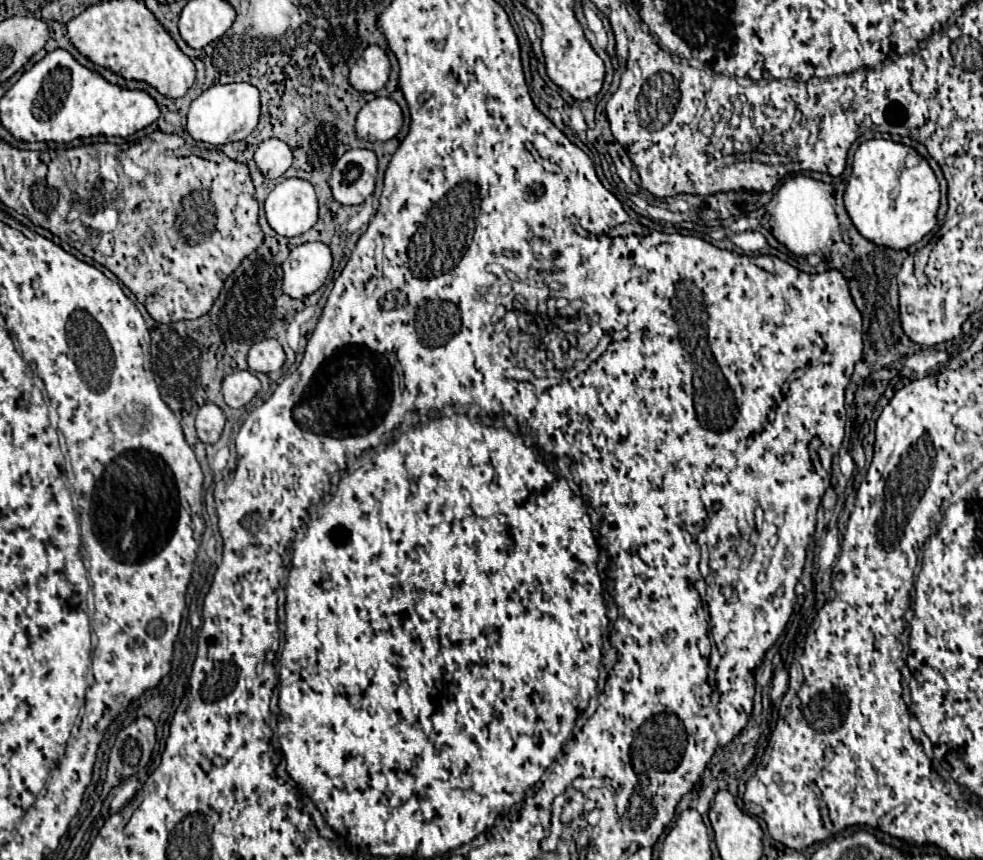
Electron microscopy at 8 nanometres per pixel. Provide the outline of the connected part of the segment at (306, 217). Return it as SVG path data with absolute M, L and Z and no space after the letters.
M304 179L278 183L264 203L270 227L282 237L298 237L318 221L318 201L314 187Z

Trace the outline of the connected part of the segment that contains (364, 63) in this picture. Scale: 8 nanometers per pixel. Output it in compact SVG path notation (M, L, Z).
M370 45L358 59L358 63L354 63L354 67L350 69L348 81L356 91L376 93L388 81L388 73L390 73L390 61L386 53L378 45Z

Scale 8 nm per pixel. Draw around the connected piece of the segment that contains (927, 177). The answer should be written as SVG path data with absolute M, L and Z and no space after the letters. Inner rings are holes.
M886 139L864 141L852 161L844 207L862 237L890 249L908 249L936 225L940 185L934 171L912 147Z

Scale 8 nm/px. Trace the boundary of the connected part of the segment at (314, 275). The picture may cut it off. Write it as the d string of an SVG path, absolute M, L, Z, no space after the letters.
M304 243L290 251L282 263L282 291L294 299L302 299L320 289L332 267L332 253L324 243Z

